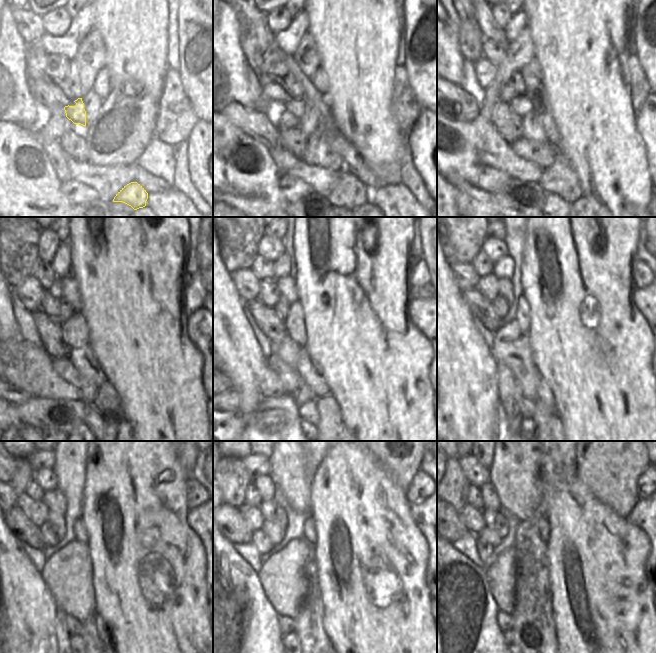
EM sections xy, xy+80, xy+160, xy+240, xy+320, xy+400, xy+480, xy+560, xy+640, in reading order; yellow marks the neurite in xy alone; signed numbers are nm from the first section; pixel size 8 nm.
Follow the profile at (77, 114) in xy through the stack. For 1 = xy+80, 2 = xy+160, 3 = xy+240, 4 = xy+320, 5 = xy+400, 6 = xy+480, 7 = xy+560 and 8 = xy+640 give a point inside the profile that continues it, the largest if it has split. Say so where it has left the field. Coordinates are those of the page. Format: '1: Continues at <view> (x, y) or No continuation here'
1: Continues at xy+80 (297, 111)
2: Continues at xy+160 (507, 93)
3: Continues at xy+240 (50, 305)
4: Continues at xy+320 (269, 295)
5: Continues at xy+400 (488, 285)
6: Continues at xy+480 (37, 511)
7: Continues at xy+560 (252, 514)
8: Continues at xy+640 (473, 519).

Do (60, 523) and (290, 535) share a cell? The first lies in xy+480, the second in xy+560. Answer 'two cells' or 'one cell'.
two cells

